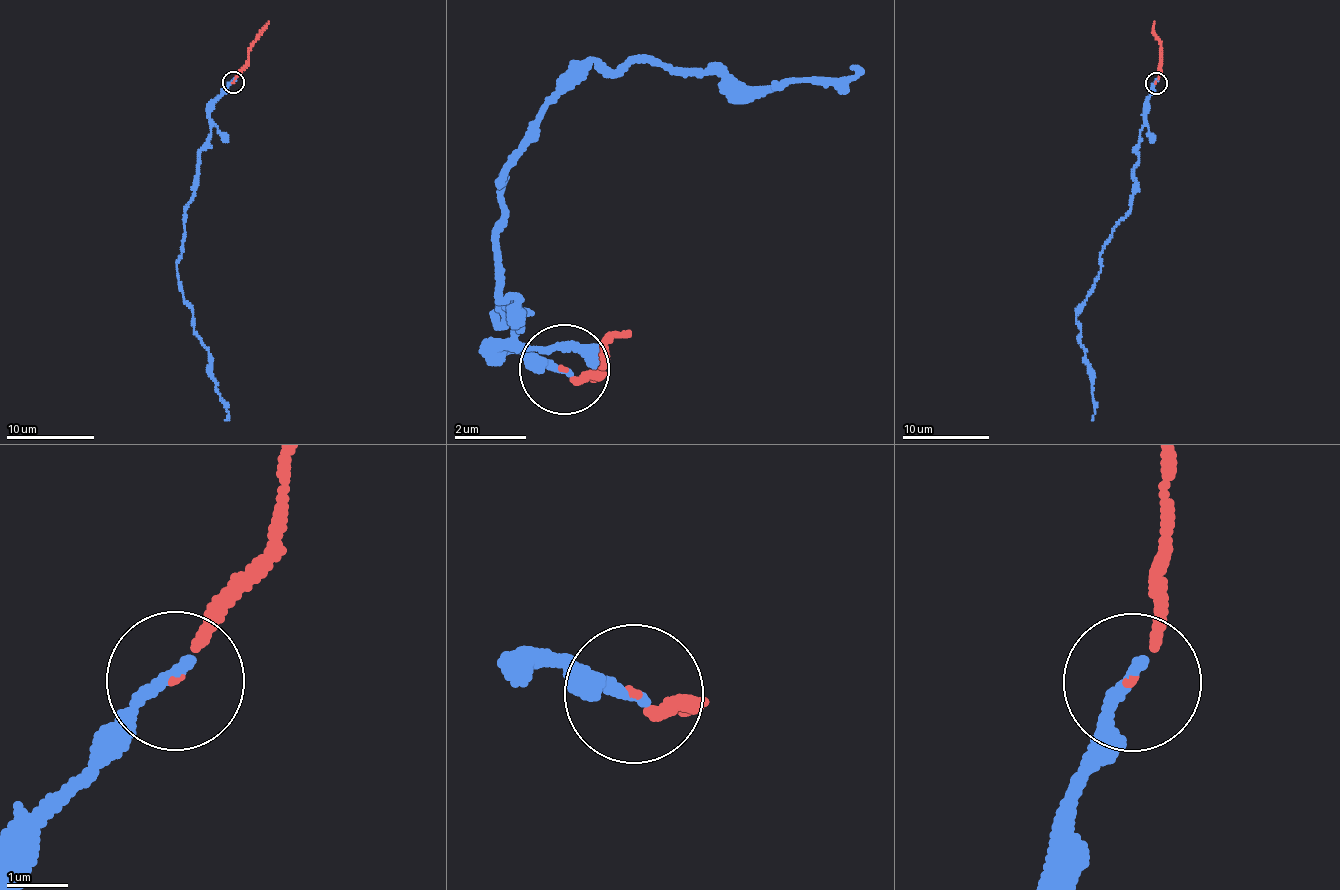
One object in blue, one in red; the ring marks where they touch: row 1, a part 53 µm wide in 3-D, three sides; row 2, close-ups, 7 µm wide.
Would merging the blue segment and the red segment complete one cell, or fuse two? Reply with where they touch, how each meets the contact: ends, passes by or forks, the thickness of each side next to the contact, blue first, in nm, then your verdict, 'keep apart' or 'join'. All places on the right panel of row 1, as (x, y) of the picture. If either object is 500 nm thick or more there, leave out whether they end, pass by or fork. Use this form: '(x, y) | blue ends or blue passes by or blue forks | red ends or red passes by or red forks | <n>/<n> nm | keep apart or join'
(1156, 83) | blue ends | red ends | 200/100 nm | join

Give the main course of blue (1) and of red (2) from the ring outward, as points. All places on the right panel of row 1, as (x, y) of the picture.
1: (1155, 83), (1135, 152), (1131, 209), (1100, 255), (1092, 292), (1076, 317), (1090, 379), (1092, 420)
2: (1155, 83), (1162, 48), (1153, 30), (1154, 21)

